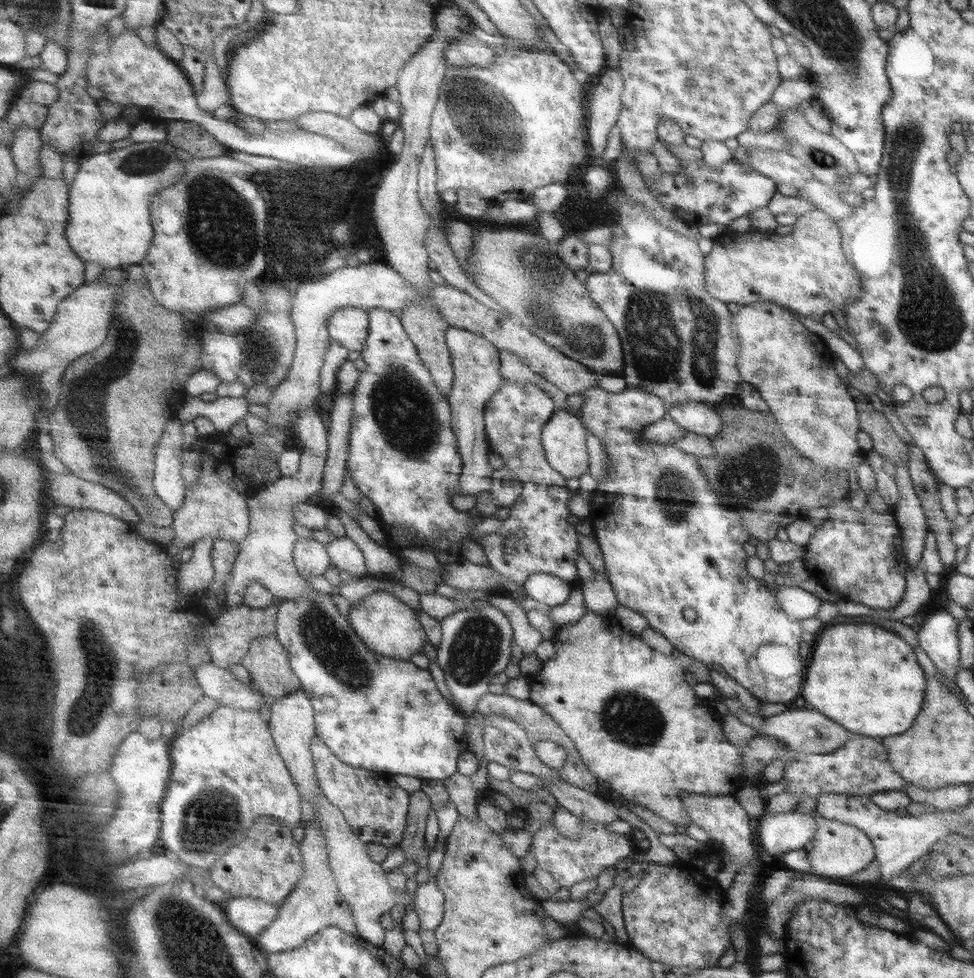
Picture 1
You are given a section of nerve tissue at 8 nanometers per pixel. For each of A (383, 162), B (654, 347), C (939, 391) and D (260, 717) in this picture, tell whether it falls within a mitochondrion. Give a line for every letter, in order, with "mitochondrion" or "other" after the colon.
A: other
B: mitochondrion
C: other
D: other

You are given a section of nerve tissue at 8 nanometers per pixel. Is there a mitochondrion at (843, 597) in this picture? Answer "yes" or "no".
no

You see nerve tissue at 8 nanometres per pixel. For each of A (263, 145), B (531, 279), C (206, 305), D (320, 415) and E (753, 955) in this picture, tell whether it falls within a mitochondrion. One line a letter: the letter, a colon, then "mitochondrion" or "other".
A: other
B: mitochondrion
C: other
D: other
E: other

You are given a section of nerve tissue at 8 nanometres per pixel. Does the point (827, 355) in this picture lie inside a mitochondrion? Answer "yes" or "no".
no

